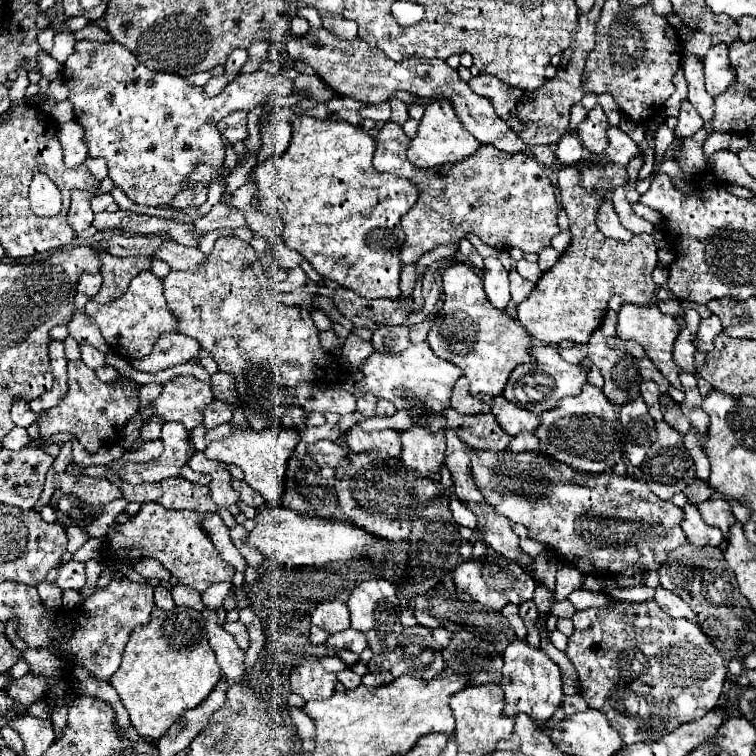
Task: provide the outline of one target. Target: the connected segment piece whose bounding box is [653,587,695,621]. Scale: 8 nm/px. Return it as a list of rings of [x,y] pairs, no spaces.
[[[657,587],[653,601],[655,601],[665,613],[669,613],[671,617],[687,617],[687,619],[695,621],[695,615],[693,615],[693,611],[689,609],[689,605],[687,605],[683,599],[679,599],[675,593],[667,591],[667,589]]]

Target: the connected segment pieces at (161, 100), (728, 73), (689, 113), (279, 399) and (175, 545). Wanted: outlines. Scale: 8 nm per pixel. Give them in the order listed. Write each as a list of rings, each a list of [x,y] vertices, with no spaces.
[[[77,41],[75,53],[65,61],[61,77],[69,87],[69,101],[75,105],[75,119],[85,129],[89,155],[107,161],[109,177],[131,201],[153,207],[169,205],[173,201],[197,161],[223,165],[225,145],[217,131],[217,123],[237,109],[251,111],[253,107],[263,105],[267,93],[273,89],[271,75],[267,71],[255,71],[249,75],[239,73],[217,97],[207,97],[201,87],[191,87],[179,75],[151,71],[145,65],[137,65],[137,57],[117,41]]]
[[[717,43],[713,45],[705,59],[705,85],[707,85],[707,93],[711,93],[713,97],[727,91],[733,83],[735,83],[735,73],[729,65],[729,57],[727,57],[727,45],[725,43]]]
[[[689,101],[681,103],[681,113],[679,113],[679,125],[677,125],[677,135],[679,137],[691,137],[703,127],[703,119],[697,113],[695,107],[691,107]]]
[[[227,235],[217,239],[215,251],[207,257],[207,263],[191,273],[191,271],[175,271],[163,279],[165,283],[165,299],[171,313],[177,317],[177,331],[193,337],[199,345],[209,351],[219,371],[231,373],[235,377],[239,405],[249,421],[249,427],[255,431],[275,429],[275,427],[305,427],[309,411],[301,409],[295,387],[299,383],[341,383],[347,375],[347,369],[319,345],[319,331],[313,325],[309,311],[299,307],[287,307],[275,299],[275,281],[265,275],[257,253],[245,241],[235,235]]]
[[[145,503],[141,507],[141,511],[135,517],[131,517],[127,523],[119,525],[119,529],[115,525],[109,529],[109,533],[107,533],[107,555],[113,561],[119,561],[119,559],[121,561],[129,561],[129,559],[133,561],[133,559],[143,559],[143,557],[153,557],[153,559],[161,561],[165,565],[165,569],[173,577],[177,577],[177,581],[181,585],[189,585],[189,587],[197,589],[199,593],[203,593],[209,585],[219,583],[219,581],[231,583],[235,569],[221,559],[219,551],[215,549],[213,541],[209,539],[207,531],[201,527],[199,521],[201,521],[199,513],[195,513],[195,511],[171,511],[171,509],[163,509],[161,505],[155,505],[155,503]]]

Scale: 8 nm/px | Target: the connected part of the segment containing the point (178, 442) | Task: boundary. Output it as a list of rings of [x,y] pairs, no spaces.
[[[165,423],[161,431],[165,451],[149,463],[127,461],[117,469],[117,475],[131,485],[156,483],[170,477],[179,477],[179,469],[187,463],[189,433],[181,423]]]

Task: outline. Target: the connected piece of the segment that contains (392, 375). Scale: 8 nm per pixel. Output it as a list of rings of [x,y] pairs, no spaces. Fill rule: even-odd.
[[[421,341],[417,345],[411,345],[409,349],[405,349],[399,355],[383,355],[383,353],[373,353],[365,359],[365,363],[361,365],[361,373],[363,379],[355,383],[357,391],[363,393],[373,393],[379,399],[387,399],[391,401],[397,409],[433,409],[433,411],[413,411],[413,421],[415,425],[421,427],[429,427],[431,431],[443,431],[445,429],[445,417],[443,411],[449,409],[449,397],[451,391],[455,387],[455,381],[461,377],[461,369],[441,357],[437,357],[433,353],[433,349],[429,347],[427,341]]]

